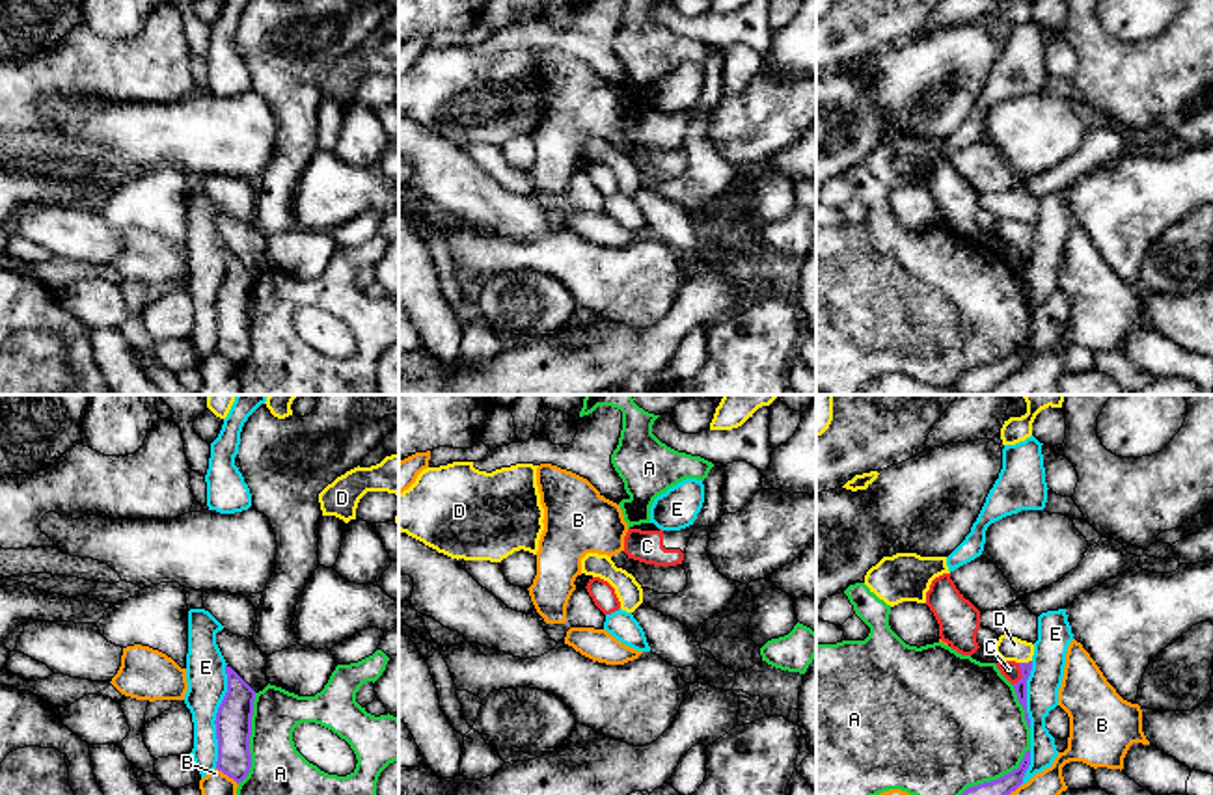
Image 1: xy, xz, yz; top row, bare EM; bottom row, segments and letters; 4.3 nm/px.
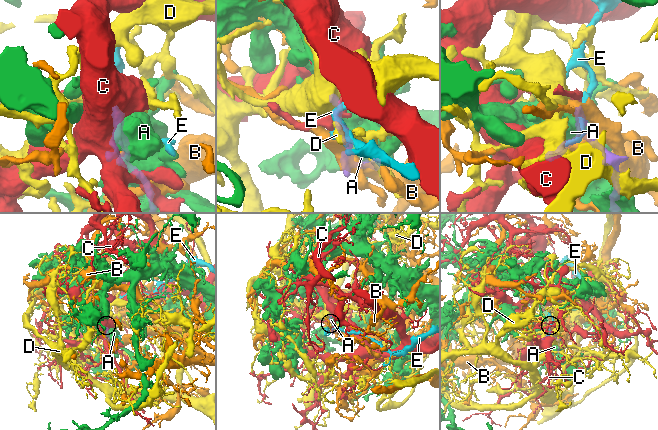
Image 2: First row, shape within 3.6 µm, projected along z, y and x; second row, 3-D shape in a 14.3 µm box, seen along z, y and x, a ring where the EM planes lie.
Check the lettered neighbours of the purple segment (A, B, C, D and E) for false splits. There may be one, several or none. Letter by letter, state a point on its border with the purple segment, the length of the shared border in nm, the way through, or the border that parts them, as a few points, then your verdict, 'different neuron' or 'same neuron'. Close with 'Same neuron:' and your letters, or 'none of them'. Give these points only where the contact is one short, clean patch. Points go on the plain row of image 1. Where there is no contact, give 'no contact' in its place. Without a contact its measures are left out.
A: xy (248, 323) | 400 nm | different neuron
B: xy (228, 358) | 120 nm | different neuron
C: yz (1022, 257) | 100 nm | along yz (1020, 246), (1022, 259), (1012, 267) | different neuron
D: yz (1025, 246) | 60 nm | across yz (1020, 270), (1025, 259), (1025, 246), (1008, 231) | same neuron
E: xy (217, 298) | 460 nm | different neuron
Same neuron: D

